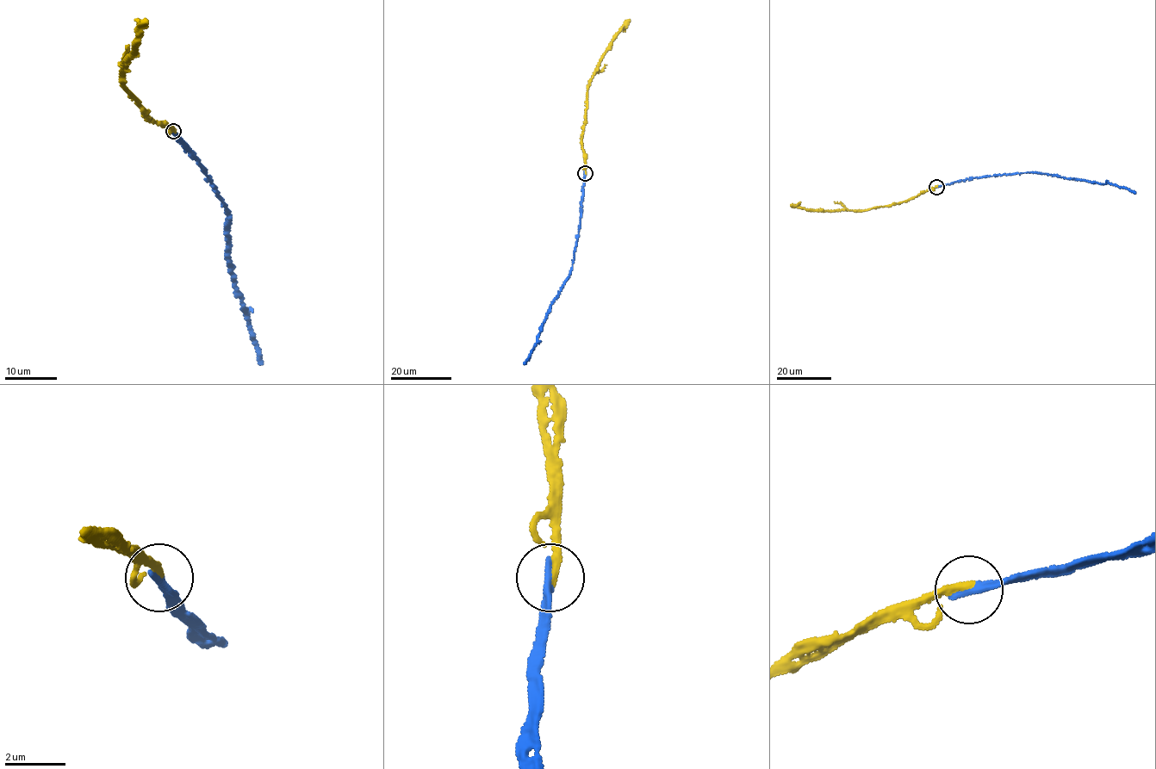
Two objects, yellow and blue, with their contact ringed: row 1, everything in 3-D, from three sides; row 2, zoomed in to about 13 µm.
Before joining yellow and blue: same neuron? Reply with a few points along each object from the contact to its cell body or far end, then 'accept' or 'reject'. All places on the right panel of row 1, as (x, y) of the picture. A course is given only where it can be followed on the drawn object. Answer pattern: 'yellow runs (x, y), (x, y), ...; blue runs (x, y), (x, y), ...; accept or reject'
yellow runs (936, 186), (906, 201), (862, 210), (811, 210), (798, 207), (796, 205), (800, 202); blue runs (936, 186), (993, 175), (1031, 171), (1101, 184), (1114, 183), (1134, 193); accept

